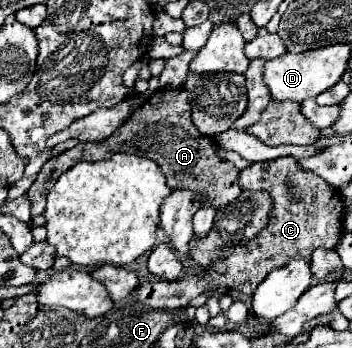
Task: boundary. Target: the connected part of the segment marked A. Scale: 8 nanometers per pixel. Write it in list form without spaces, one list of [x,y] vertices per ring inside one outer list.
[[[160,89],[142,107],[138,107],[128,117],[128,121],[122,127],[118,127],[114,135],[110,135],[108,139],[98,141],[98,143],[78,143],[74,149],[48,159],[28,191],[28,197],[32,201],[32,215],[40,215],[44,211],[48,189],[54,187],[54,183],[64,171],[72,169],[80,161],[110,159],[116,153],[132,153],[132,155],[140,155],[140,157],[156,161],[162,167],[170,189],[190,189],[194,193],[202,193],[206,195],[206,205],[218,211],[234,203],[240,197],[242,189],[238,187],[240,171],[230,161],[224,161],[218,157],[216,145],[218,145],[216,139],[200,135],[196,125],[192,125],[190,103],[188,103],[186,91]]]

